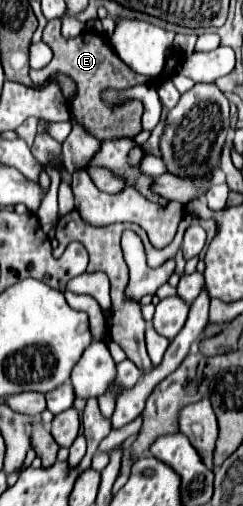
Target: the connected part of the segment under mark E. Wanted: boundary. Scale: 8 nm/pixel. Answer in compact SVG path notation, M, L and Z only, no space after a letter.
M51 20L51 22L47 22L47 26L43 30L41 40L51 46L53 60L43 70L31 70L31 80L33 80L35 86L47 84L57 74L69 76L77 84L77 92L75 92L73 102L71 102L73 114L99 140L131 138L137 132L141 132L141 117L144 111L142 102L133 100L133 102L127 102L123 106L117 106L117 108L109 110L101 102L101 90L105 90L109 86L113 86L113 88L131 88L135 84L147 84L149 78L143 78L141 74L135 74L127 64L123 64L121 58L105 42L105 38L95 34L93 30L87 30L83 34L79 34L77 38L65 40L59 32L59 20Z

